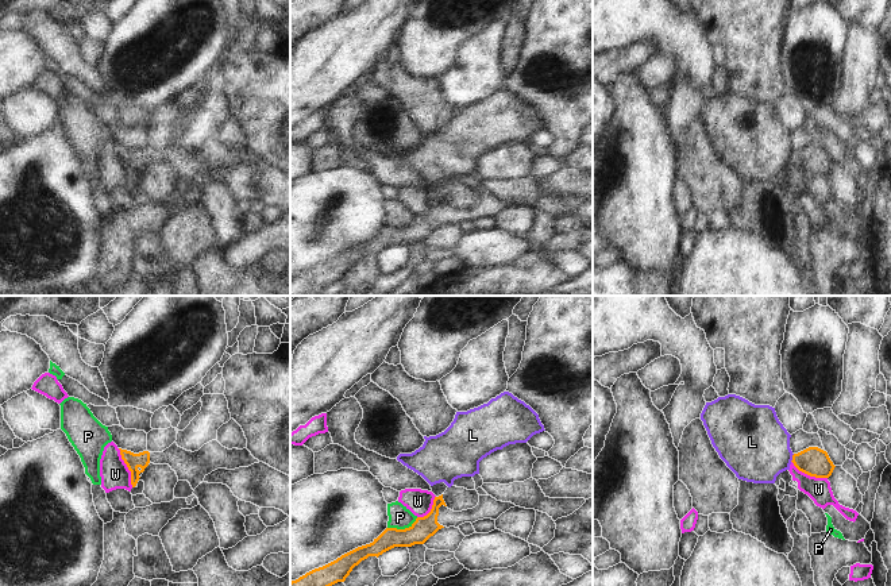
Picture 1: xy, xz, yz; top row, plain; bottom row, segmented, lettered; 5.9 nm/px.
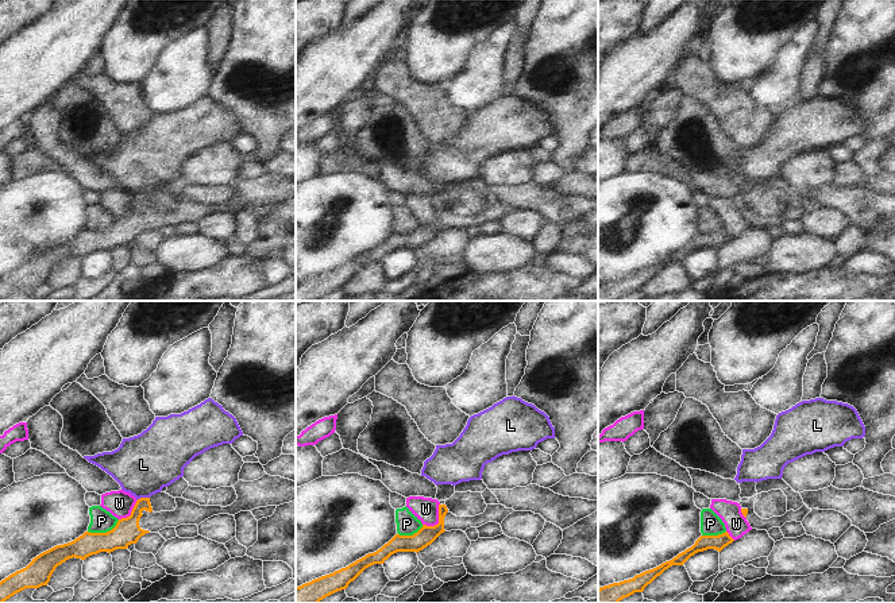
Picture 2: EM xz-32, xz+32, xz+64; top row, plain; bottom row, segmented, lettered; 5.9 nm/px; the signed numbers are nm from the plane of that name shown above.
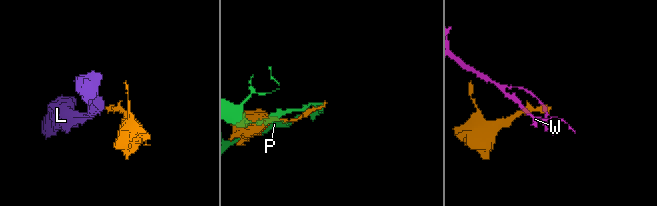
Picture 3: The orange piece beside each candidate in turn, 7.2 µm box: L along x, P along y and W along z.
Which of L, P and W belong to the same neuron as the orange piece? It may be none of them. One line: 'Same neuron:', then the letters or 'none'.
Same neuron: none

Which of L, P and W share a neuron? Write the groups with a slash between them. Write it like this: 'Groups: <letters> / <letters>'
Groups: L / P / W

